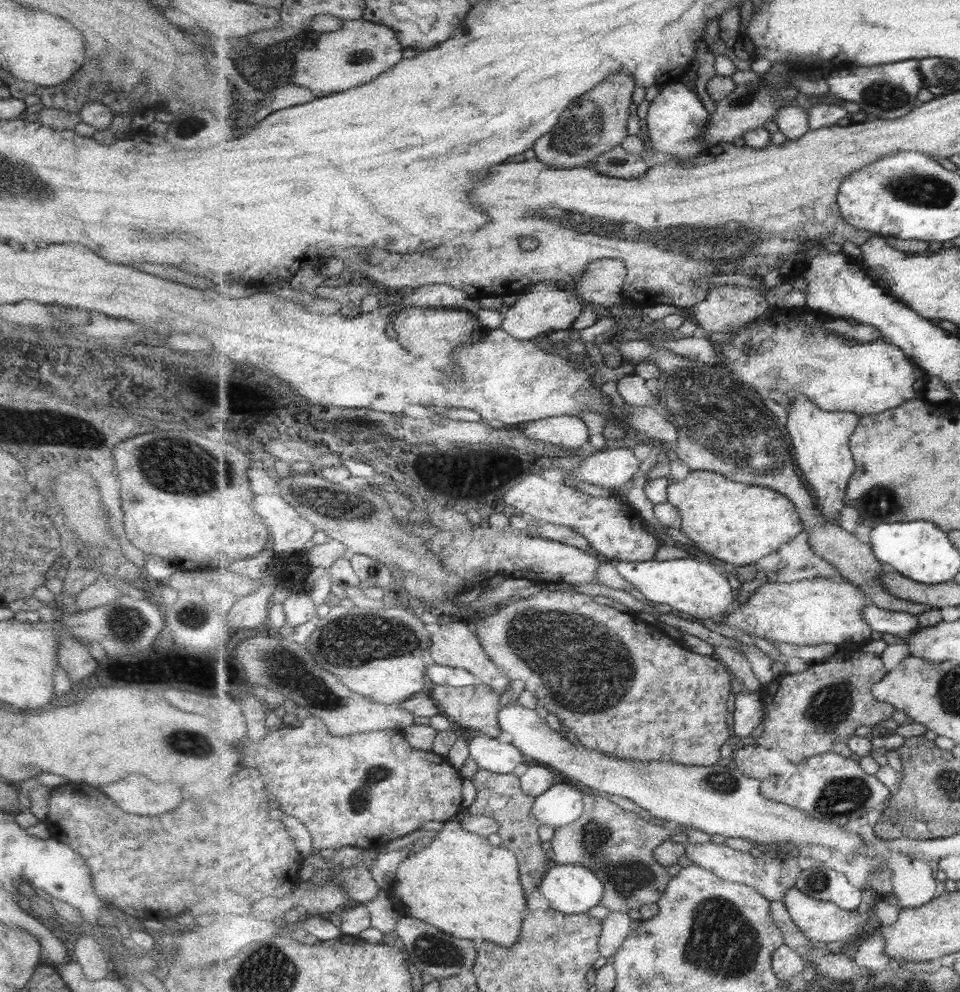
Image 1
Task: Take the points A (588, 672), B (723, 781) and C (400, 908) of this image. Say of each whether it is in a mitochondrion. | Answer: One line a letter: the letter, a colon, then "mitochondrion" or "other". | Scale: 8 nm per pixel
A: mitochondrion
B: mitochondrion
C: other

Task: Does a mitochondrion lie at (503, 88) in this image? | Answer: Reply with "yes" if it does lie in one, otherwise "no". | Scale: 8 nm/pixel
no

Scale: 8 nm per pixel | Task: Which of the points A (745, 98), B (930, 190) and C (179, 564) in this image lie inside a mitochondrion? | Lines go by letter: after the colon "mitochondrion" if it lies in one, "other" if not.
A: mitochondrion
B: mitochondrion
C: other

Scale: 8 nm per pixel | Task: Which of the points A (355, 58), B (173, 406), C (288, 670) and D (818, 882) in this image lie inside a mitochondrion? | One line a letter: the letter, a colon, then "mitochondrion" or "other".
A: mitochondrion
B: other
C: mitochondrion
D: mitochondrion

